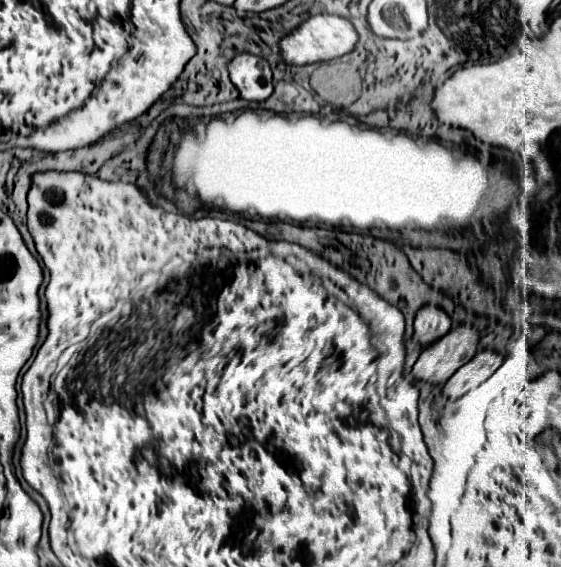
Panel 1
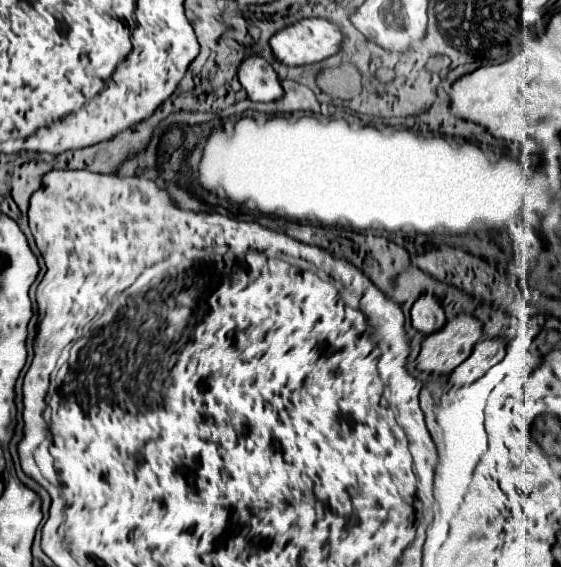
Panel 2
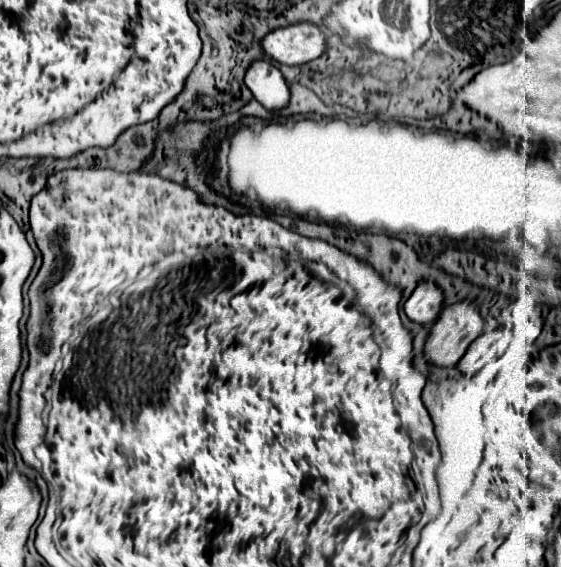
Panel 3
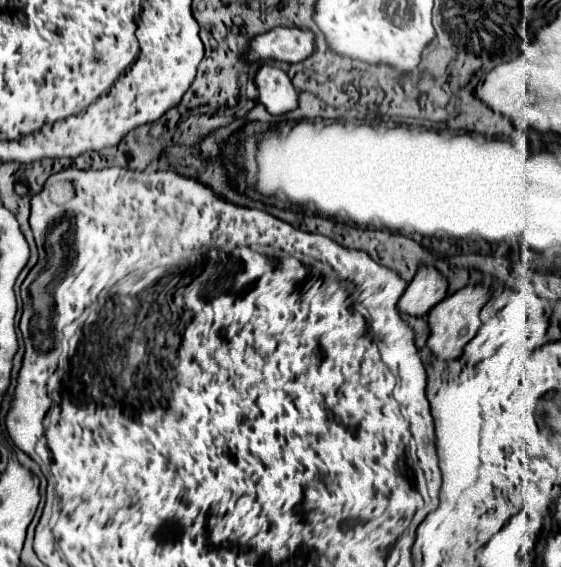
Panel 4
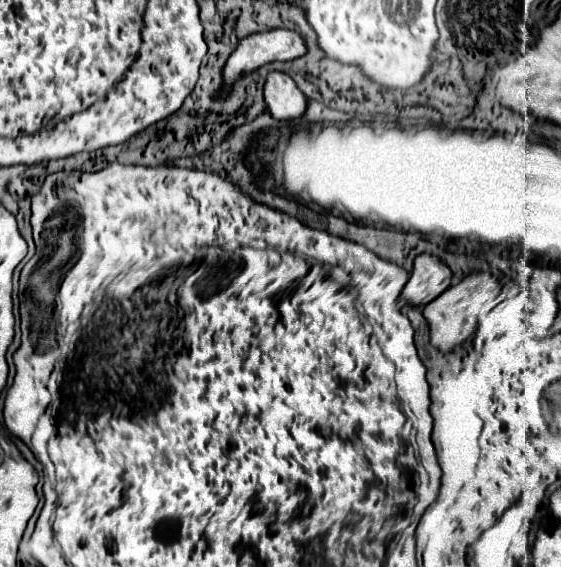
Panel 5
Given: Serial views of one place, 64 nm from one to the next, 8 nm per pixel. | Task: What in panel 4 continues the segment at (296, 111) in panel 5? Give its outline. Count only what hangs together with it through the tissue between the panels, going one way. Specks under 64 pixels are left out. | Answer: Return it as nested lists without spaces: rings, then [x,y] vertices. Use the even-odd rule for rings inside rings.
[[[270,64],[260,66],[254,76],[254,84],[258,90],[258,100],[270,114],[280,116],[296,108],[296,88],[292,86],[286,72],[282,72],[280,68]]]

